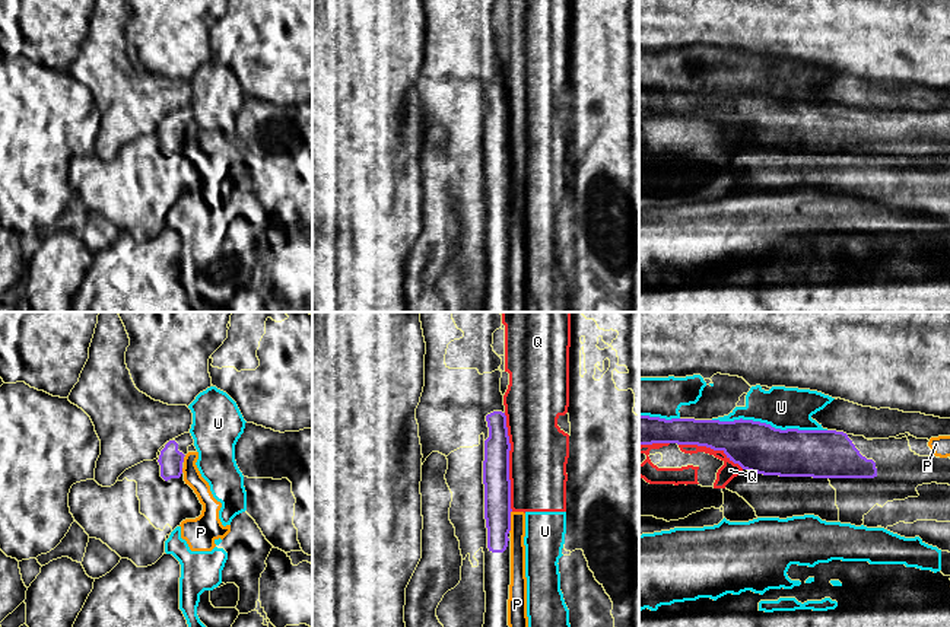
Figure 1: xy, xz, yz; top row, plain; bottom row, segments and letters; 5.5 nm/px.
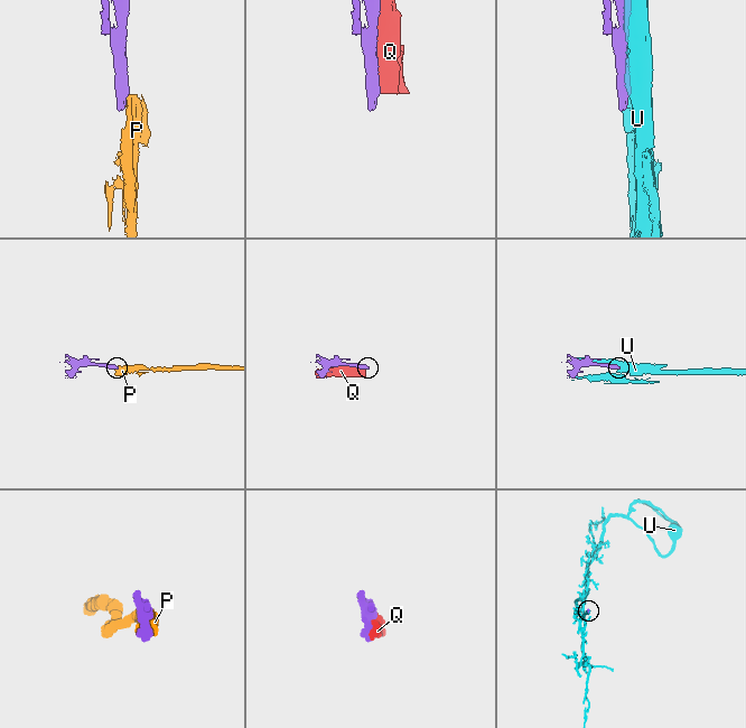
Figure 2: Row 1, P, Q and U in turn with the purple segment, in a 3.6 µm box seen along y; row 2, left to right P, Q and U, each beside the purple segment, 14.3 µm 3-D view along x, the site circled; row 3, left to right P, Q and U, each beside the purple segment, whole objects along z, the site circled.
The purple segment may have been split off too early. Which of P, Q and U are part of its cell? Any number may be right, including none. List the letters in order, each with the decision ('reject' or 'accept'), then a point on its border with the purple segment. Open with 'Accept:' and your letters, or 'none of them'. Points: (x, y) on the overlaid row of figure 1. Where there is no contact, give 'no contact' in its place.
Accept: none of them
P: reject; contact xz (510, 521)
Q: reject; contact xz (508, 462)
U: reject; contact yz (769, 425)

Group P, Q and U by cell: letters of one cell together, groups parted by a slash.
P Q / U

